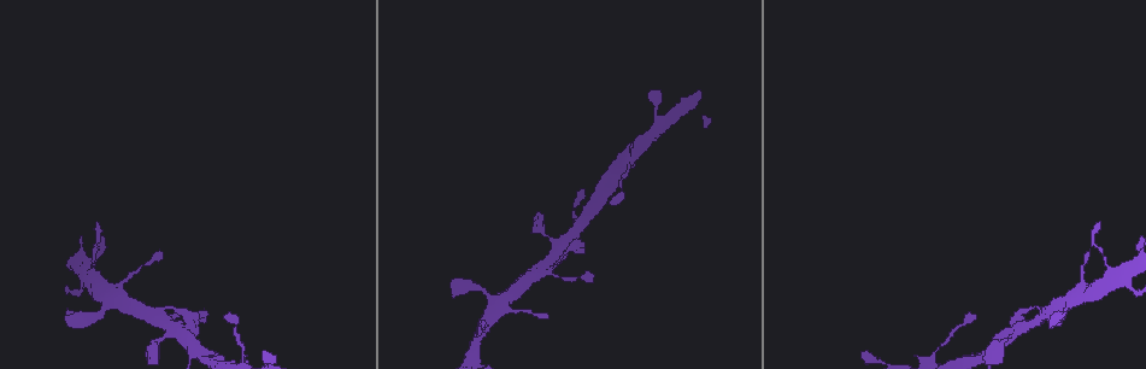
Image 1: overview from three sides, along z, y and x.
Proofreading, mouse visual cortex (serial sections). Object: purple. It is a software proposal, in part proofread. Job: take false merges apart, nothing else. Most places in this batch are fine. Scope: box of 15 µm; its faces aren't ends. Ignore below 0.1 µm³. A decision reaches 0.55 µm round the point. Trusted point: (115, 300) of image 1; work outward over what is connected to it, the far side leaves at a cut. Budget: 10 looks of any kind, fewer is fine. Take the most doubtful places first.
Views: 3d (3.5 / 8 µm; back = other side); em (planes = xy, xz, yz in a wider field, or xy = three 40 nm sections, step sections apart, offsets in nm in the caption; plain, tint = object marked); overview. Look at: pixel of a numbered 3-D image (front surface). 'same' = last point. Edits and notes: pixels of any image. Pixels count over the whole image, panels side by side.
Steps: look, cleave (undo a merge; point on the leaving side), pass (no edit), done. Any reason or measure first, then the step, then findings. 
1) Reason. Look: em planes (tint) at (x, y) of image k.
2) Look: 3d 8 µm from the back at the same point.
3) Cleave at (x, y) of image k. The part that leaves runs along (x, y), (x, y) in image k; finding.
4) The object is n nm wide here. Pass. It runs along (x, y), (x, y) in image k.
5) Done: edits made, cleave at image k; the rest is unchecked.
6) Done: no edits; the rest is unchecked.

Thick turns thin. Look: 3d 3.5 µm at (82, 289) of image 1.

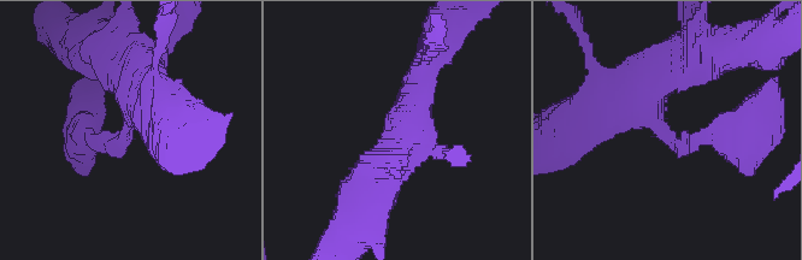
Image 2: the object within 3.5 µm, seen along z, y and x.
The arms are 200, 400 nm wide. Look: em xy step 1 (tint) at (664, 135) of image 2.

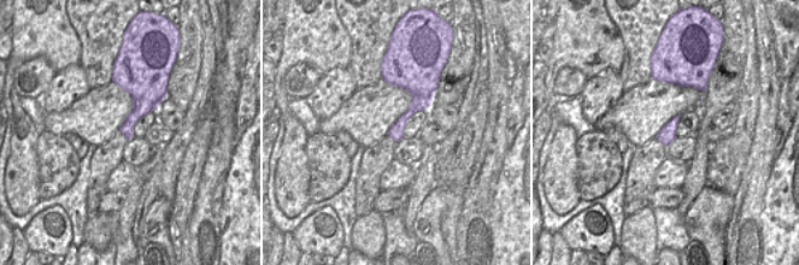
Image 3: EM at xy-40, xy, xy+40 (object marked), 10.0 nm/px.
Another direction. Look: em xy step 5 (tint) at the same point.

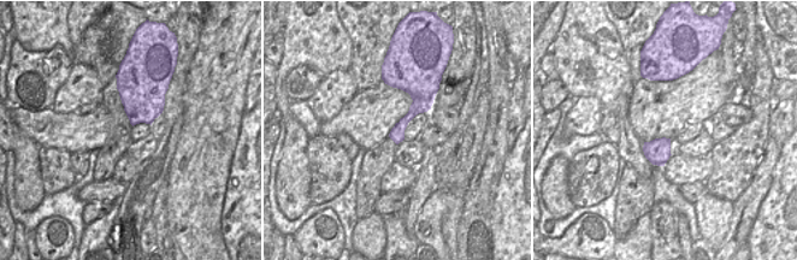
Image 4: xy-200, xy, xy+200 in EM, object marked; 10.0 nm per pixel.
Pass. One cell here.

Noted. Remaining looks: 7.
Branch point. Look: 3d 3.5 µm at (580, 221) of image 1.

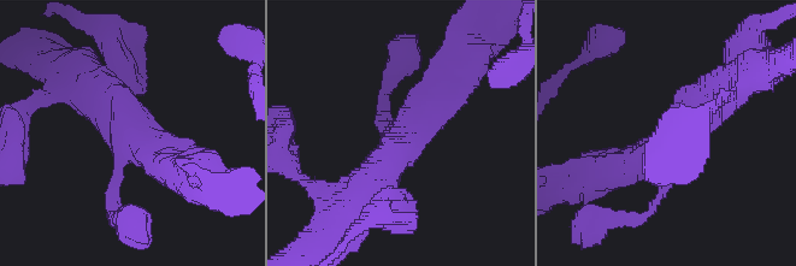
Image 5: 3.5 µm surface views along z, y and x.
Look: em xy step 5 (tint) at (405, 136) of image 5.

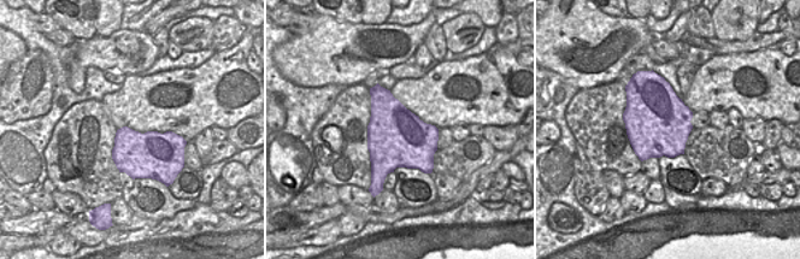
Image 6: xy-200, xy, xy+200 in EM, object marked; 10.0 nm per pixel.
Another direction. Look: em xy step 3 (tint) at the same point.

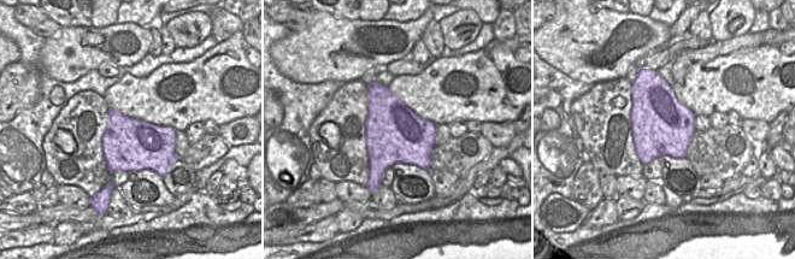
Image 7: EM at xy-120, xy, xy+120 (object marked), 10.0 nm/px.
The arms are 150, 450, 500 nm wide. Pass. It runs along (367, 187), (452, 82) in image 5; continuous, no second cell.

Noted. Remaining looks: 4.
Thick turns thin. Look: 3d 8 µm from the back at (630, 162) of image 1.

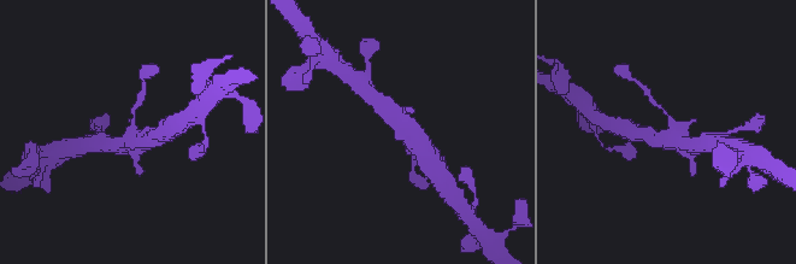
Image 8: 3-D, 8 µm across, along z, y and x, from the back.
Closer look. Look: 3d 3.5 µm at (132, 128) of image 8.

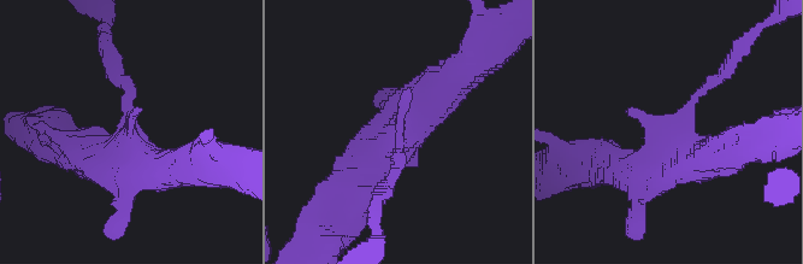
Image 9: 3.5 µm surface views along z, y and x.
Look: em xy step 2 (tint) at (130, 127) of image 9.

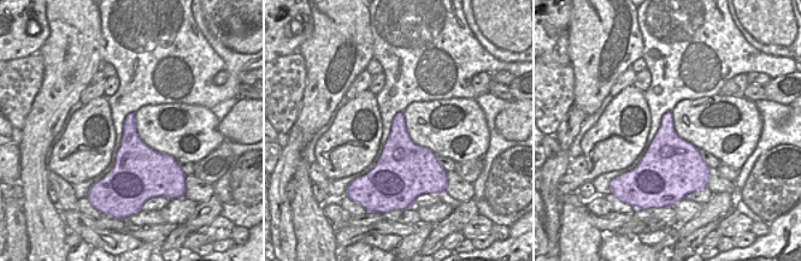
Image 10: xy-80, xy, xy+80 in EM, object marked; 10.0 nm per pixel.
Pass. One cell here.

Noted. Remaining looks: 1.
Done: no edits; the rest is unchecked.

